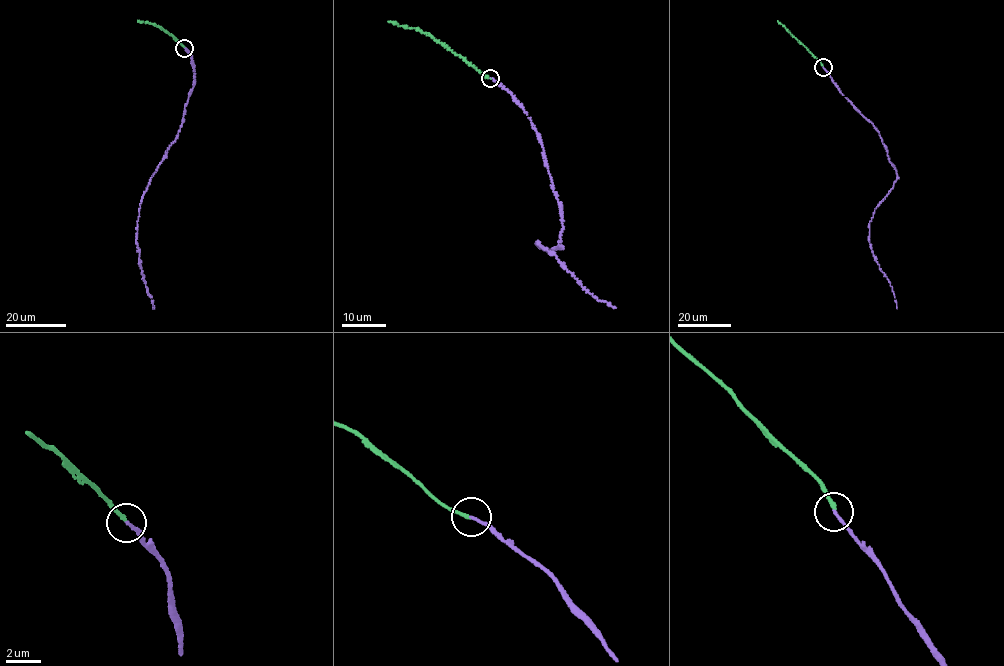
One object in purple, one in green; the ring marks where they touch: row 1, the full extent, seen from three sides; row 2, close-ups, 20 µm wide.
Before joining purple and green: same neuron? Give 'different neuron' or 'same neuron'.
same neuron

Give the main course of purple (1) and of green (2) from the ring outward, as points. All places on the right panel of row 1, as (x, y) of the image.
1: (822, 66), (878, 131), (896, 171), (892, 189), (875, 210), (869, 237), (897, 309)
2: (822, 66), (777, 20)

